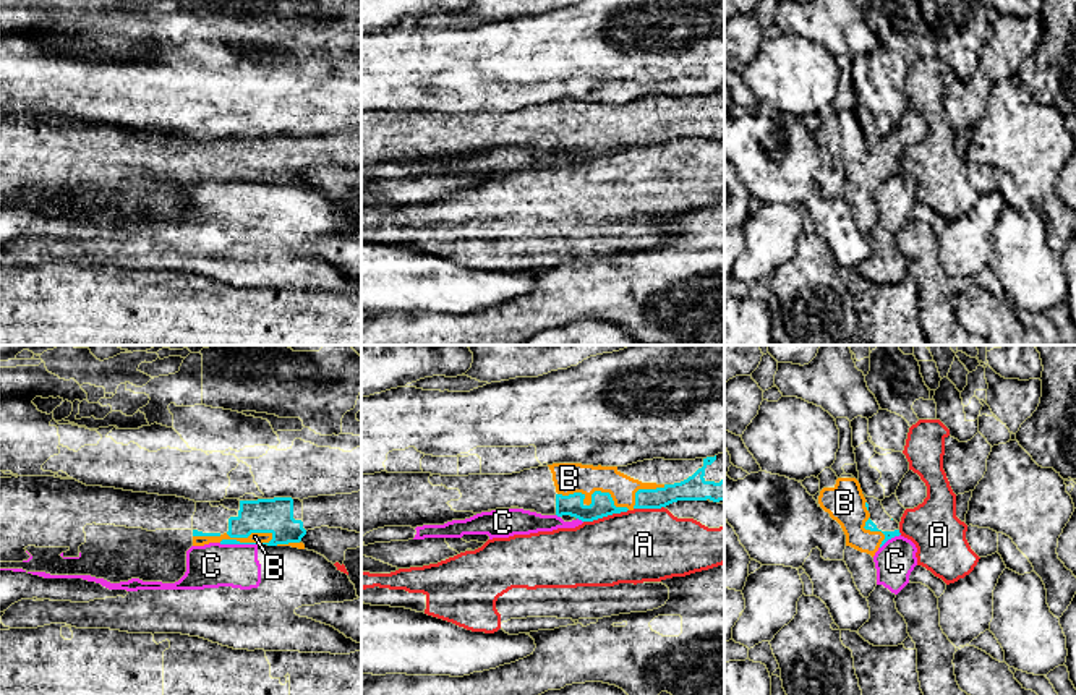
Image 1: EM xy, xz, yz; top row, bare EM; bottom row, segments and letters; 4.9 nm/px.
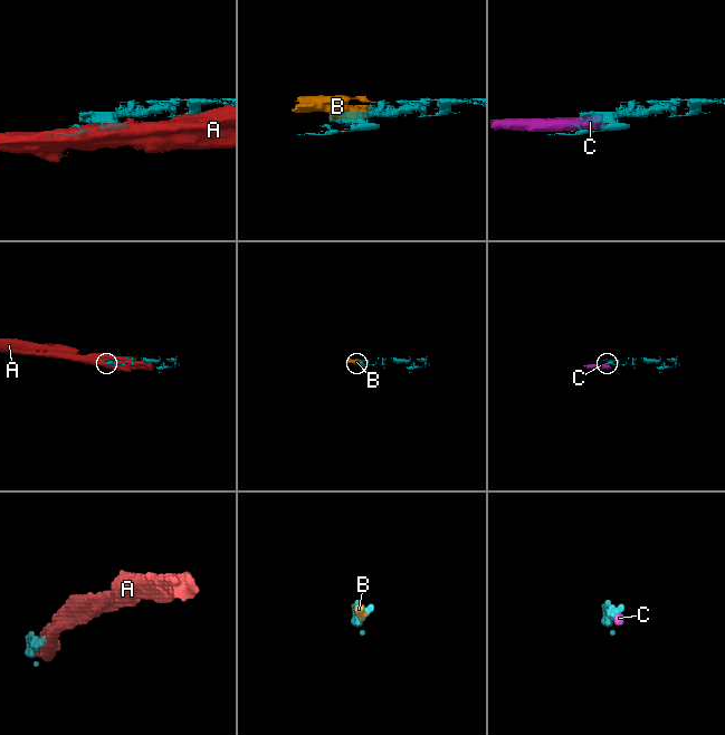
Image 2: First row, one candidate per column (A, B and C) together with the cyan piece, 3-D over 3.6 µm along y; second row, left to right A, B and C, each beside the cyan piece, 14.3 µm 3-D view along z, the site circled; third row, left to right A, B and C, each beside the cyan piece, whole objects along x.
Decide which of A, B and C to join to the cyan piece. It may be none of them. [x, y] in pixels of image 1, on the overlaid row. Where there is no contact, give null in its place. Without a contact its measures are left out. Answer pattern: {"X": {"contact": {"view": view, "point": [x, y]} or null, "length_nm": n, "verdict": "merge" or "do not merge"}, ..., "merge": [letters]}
{"A": {"contact": {"view": "xz", "point": [605, 515]}, "length_nm": 240, "verdict": "do not merge"}, "B": {"contact": {"view": "xy", "point": [245, 537]}, "length_nm": 280, "verdict": "merge"}, "C": {"contact": {"view": "xy", "point": [239, 543]}, "length_nm": 200, "verdict": "do not merge"}, "merge": ["B"]}

